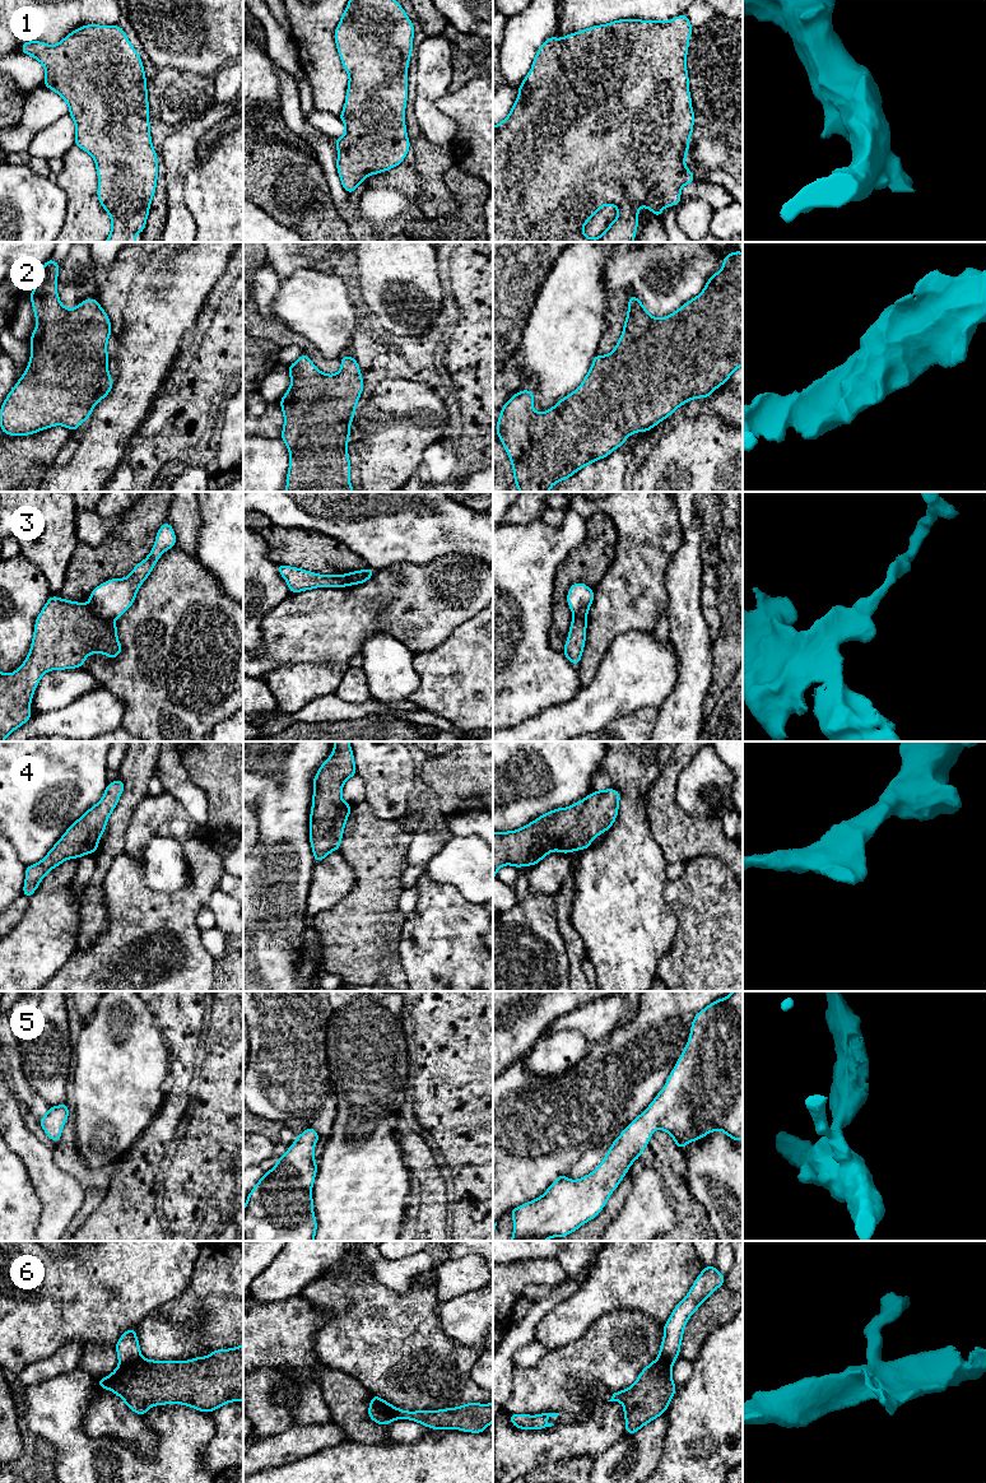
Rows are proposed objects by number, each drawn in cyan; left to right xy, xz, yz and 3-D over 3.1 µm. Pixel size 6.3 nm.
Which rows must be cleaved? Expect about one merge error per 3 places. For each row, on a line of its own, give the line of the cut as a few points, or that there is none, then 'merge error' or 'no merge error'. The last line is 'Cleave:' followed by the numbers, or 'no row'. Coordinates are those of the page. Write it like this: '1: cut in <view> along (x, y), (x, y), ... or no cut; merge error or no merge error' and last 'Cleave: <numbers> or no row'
1: no cut; no merge error
2: no cut; no merge error
3: cut in xy along (88, 604), (98, 616), (111, 621); merge error
4: no cut; no merge error
5: no cut; no merge error
6: cut in xz along (371, 1400), (380, 1404), (392, 1419); merge error
Cleave: 3, 6

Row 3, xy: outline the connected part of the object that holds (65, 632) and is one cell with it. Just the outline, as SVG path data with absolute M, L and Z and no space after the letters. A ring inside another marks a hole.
M50 596L36 619L31 650L24 663L14 673L0 673L0 742L31 719L33 693L45 673L82 668L85 657L94 652L110 659L122 652L116 623L98 617L89 604Z

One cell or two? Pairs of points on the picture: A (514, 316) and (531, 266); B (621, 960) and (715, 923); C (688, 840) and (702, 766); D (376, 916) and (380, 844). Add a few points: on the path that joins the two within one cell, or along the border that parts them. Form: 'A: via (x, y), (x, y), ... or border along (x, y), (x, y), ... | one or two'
A: via (514, 303), (514, 284), (519, 279) | one
B: border along (673, 910), (677, 917), (675, 937), (657, 965) | two
C: border along (674, 793), (674, 799), (683, 810), (717, 819) | two
D: via (376, 898), (380, 861) | one

